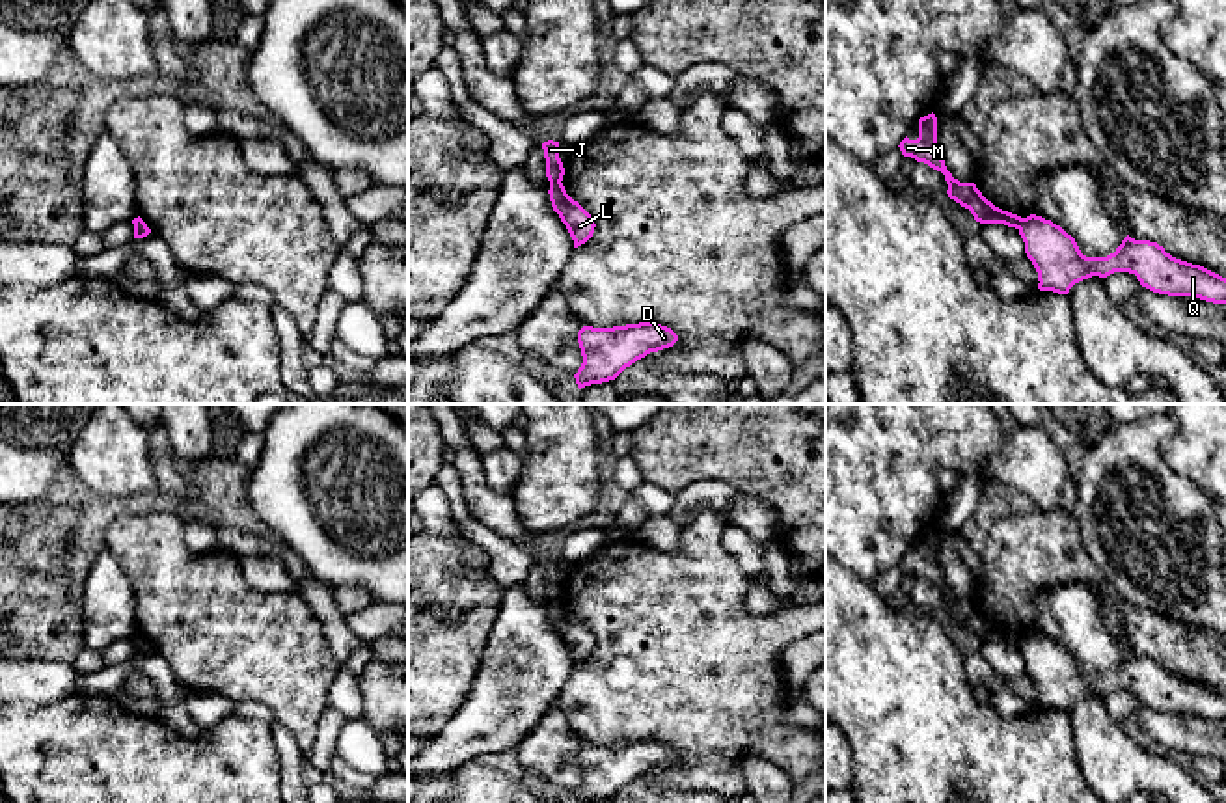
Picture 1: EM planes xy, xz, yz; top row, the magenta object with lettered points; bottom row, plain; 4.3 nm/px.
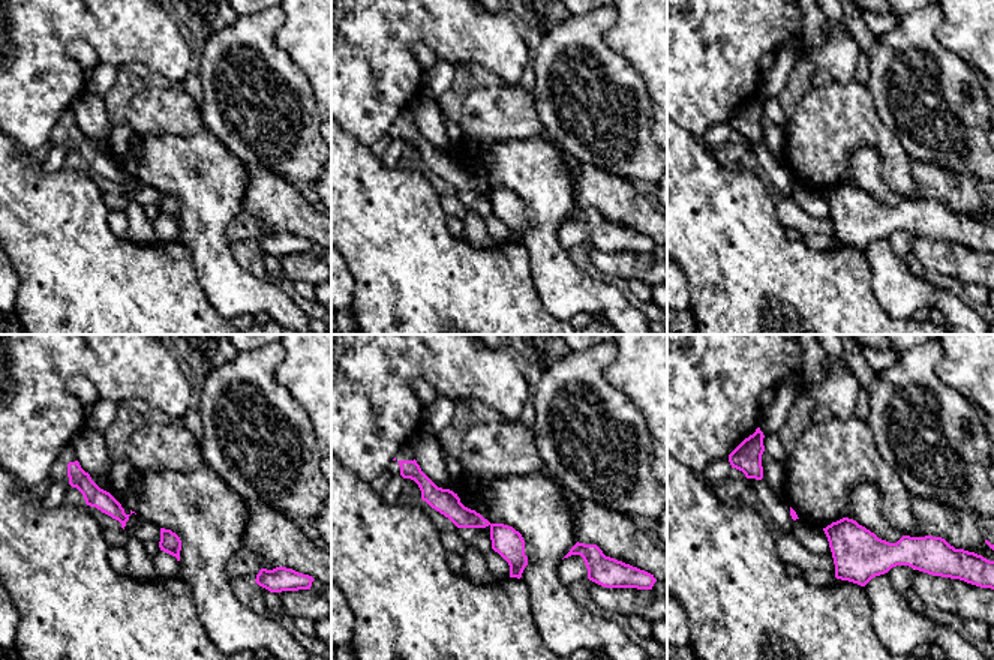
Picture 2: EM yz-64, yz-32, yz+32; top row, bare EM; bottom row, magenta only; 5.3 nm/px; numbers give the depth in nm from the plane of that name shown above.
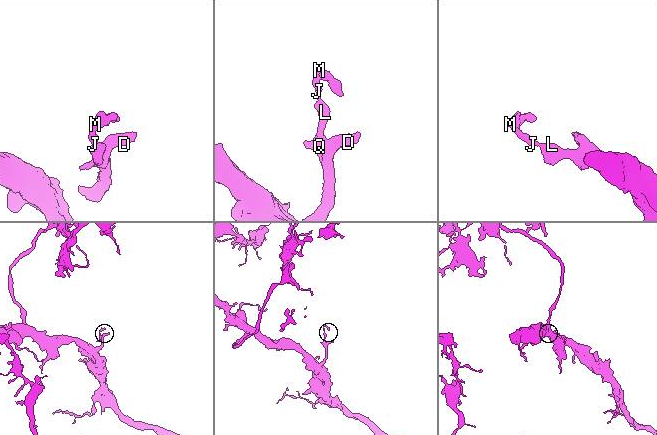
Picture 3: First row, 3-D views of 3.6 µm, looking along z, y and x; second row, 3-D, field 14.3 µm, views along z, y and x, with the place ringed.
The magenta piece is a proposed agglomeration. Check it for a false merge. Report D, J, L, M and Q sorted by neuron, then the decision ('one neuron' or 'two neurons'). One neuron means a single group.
D L Q / J M; two neurons

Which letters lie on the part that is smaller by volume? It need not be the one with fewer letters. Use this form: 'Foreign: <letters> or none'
Foreign: J, M

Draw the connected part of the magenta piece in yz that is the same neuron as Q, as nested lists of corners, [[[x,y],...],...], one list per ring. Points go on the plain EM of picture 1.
[[[1030,632],[1017,646],[1025,671],[1038,689],[1040,708],[1068,712],[1075,701],[1092,693],[1129,689],[1142,704],[1159,712],[1226,721],[1226,695],[1172,674],[1157,660],[1135,658],[1127,652],[1114,671],[1086,674],[1075,656],[1051,637]]]

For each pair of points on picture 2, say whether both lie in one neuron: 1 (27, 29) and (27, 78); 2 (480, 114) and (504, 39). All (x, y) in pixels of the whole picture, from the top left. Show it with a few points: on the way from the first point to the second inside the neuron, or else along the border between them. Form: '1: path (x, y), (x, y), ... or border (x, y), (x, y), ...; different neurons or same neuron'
1: path (27, 41), (27, 66); same neuron
2: border (498, 80), (507, 84), (519, 84); different neurons

